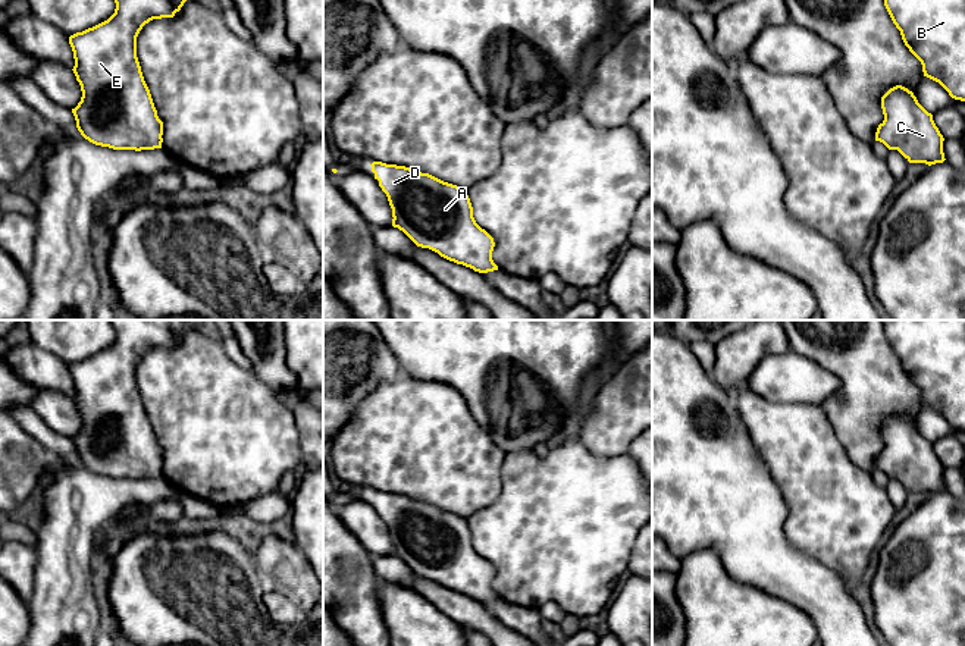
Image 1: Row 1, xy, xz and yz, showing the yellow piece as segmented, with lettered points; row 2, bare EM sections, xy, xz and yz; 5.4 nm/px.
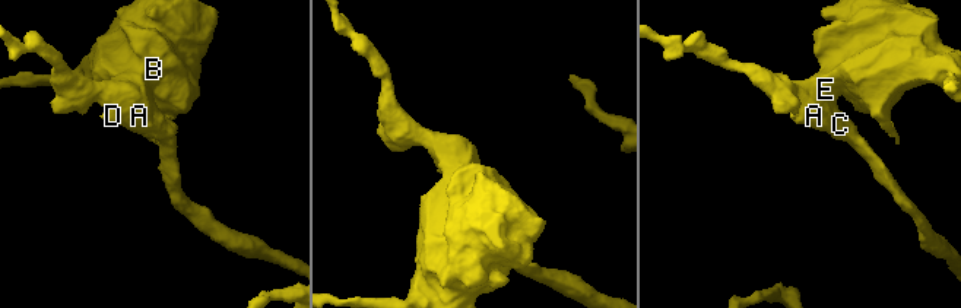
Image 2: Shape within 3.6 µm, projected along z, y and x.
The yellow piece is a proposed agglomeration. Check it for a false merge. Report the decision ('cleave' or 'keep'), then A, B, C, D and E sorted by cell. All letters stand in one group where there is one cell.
keep | A B C D E

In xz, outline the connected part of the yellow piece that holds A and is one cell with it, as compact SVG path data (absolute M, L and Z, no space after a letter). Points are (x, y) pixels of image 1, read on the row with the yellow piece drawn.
M373 162L370 166L375 179L379 181L379 186L388 197L394 228L402 231L417 247L429 248L441 257L474 272L498 270L492 260L494 238L476 223L466 189L405 166L382 162Z

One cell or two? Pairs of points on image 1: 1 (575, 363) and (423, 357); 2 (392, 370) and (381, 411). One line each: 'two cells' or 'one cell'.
1: one cell
2: two cells

